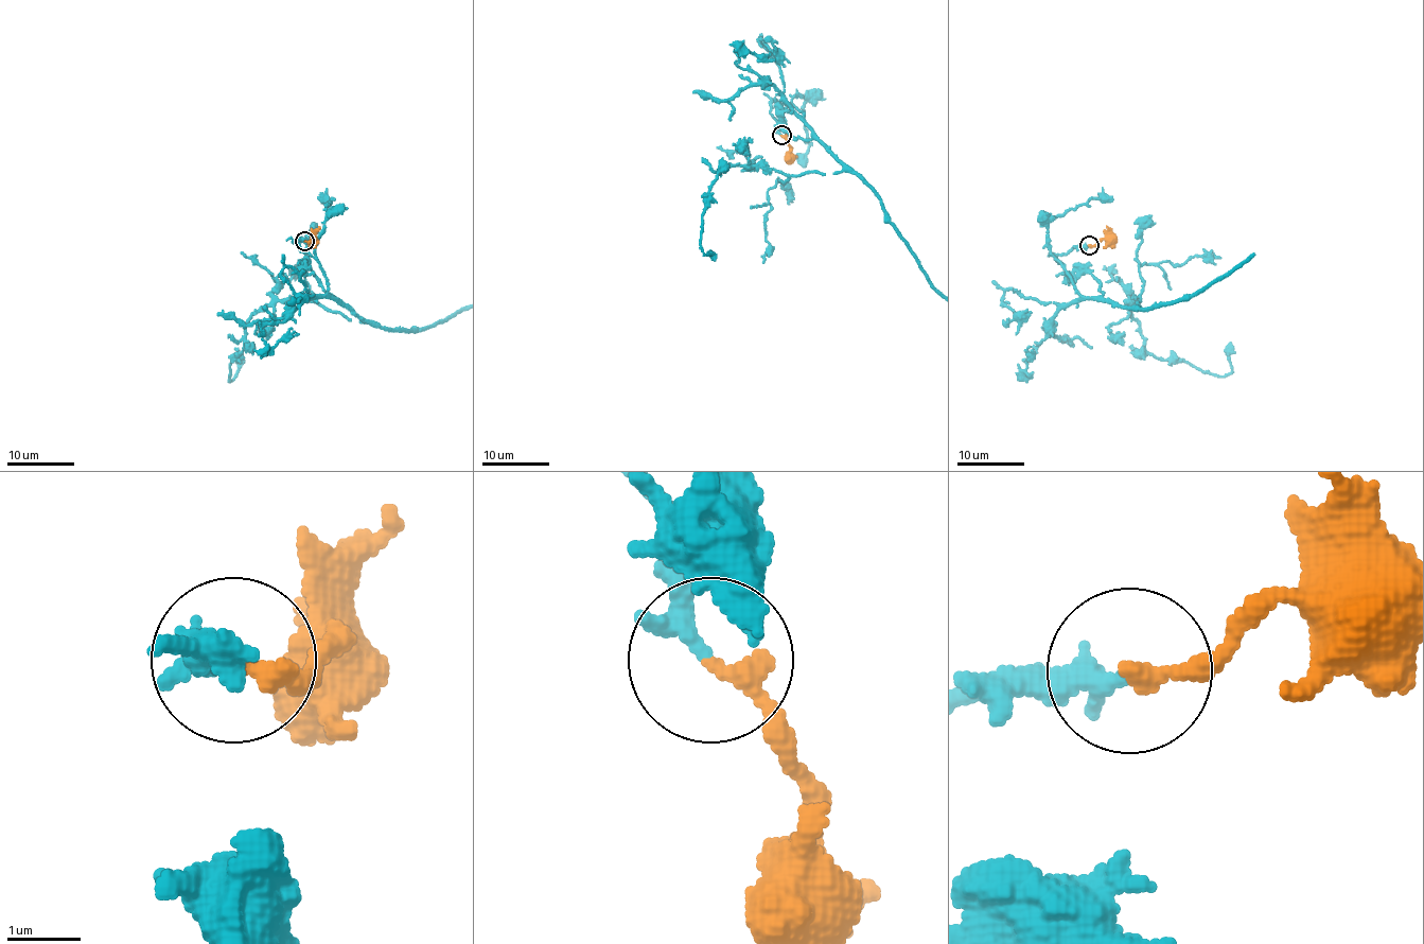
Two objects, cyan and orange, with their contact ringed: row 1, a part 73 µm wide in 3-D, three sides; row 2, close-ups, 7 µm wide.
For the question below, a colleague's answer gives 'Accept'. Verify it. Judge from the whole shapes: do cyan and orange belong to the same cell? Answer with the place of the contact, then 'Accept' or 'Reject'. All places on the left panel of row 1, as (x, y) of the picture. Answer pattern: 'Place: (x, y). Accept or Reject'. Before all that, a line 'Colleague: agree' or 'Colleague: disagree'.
Colleague: agree
Place: (304, 241). Accept

